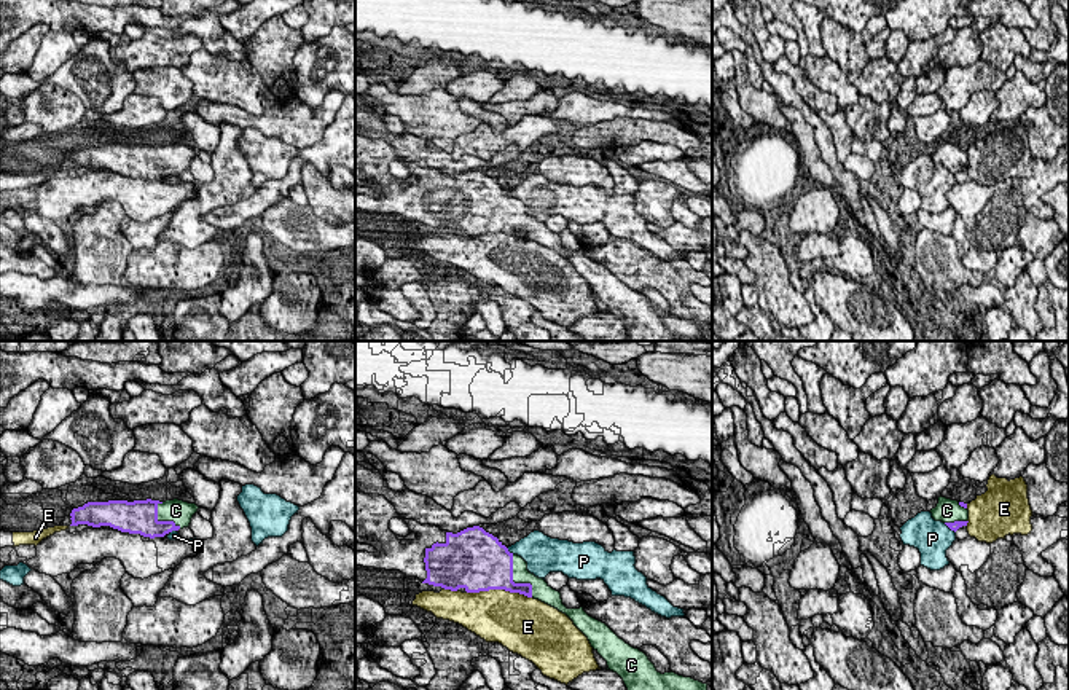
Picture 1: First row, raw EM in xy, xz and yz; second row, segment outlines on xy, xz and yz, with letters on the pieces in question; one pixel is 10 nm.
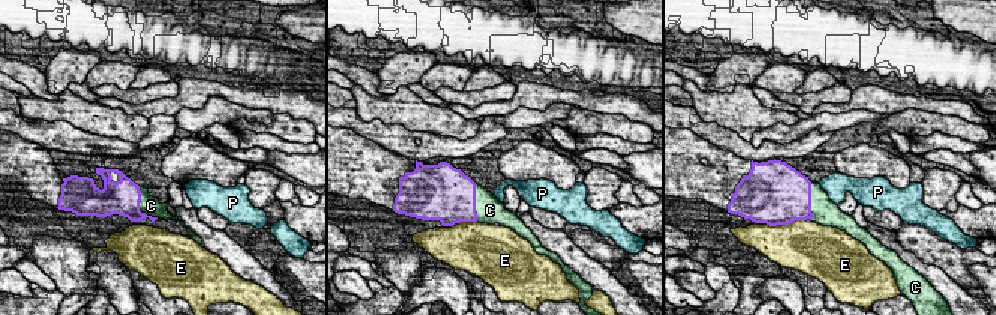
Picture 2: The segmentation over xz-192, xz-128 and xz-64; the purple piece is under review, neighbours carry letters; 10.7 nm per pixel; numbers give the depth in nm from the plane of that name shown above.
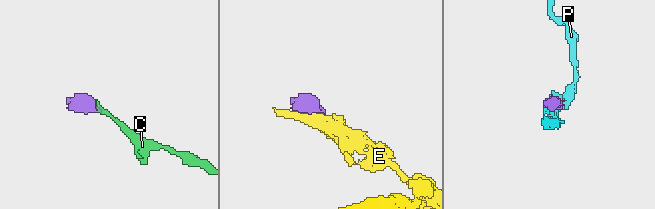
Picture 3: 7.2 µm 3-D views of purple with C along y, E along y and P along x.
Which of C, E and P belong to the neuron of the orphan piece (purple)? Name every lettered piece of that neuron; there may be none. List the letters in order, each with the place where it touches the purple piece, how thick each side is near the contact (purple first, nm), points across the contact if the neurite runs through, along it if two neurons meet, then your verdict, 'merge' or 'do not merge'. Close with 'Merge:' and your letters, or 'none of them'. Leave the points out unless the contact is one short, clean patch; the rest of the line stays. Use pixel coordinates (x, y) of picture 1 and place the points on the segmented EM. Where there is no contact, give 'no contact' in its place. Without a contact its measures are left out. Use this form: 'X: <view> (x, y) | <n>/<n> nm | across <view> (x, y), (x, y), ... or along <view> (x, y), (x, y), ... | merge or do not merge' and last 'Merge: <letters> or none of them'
C: xz (513, 582) | 420/160 nm | merge
E: xz (499, 588) | 480/480 nm | do not merge
P: xz (509, 552) | 500/280 nm | do not merge
Merge: C

